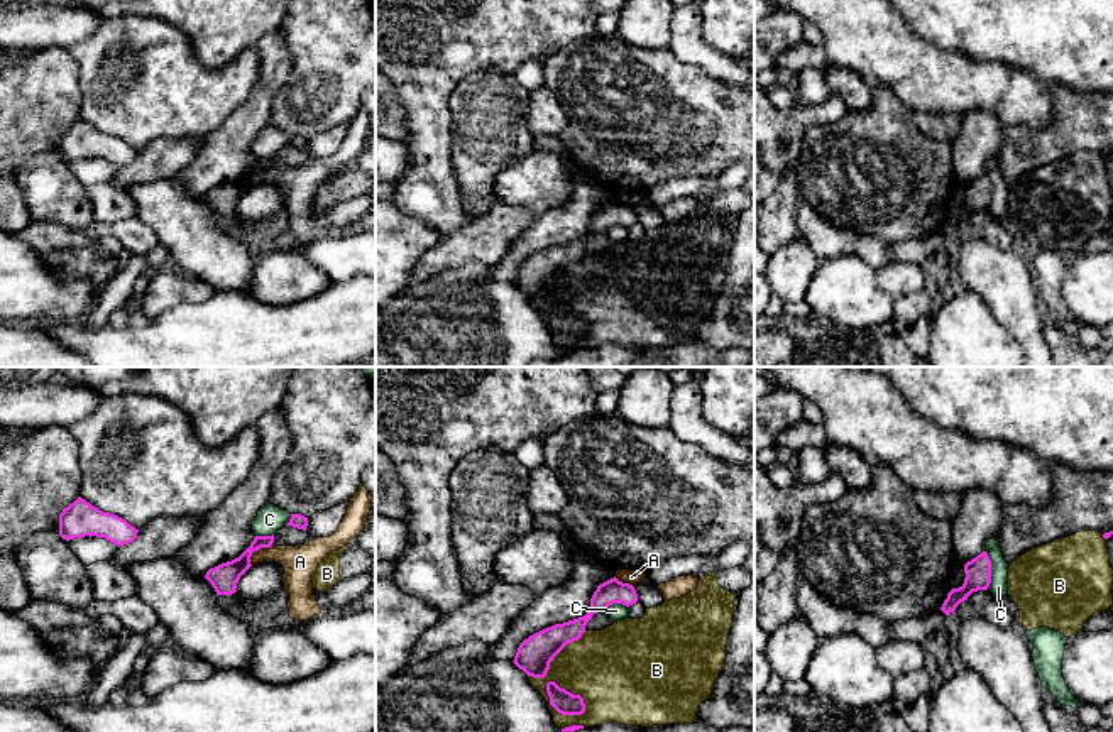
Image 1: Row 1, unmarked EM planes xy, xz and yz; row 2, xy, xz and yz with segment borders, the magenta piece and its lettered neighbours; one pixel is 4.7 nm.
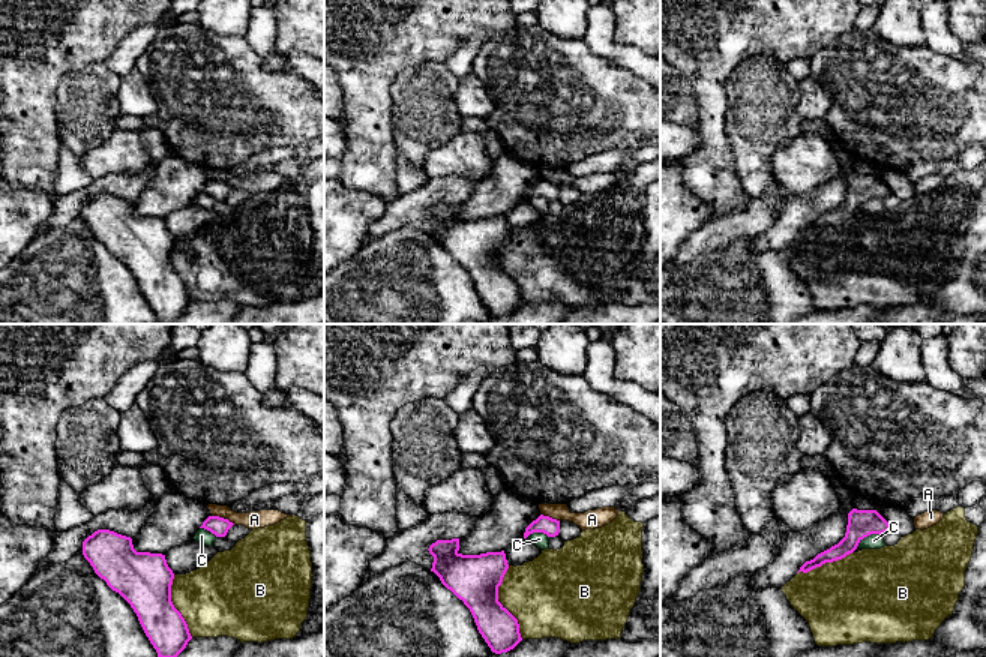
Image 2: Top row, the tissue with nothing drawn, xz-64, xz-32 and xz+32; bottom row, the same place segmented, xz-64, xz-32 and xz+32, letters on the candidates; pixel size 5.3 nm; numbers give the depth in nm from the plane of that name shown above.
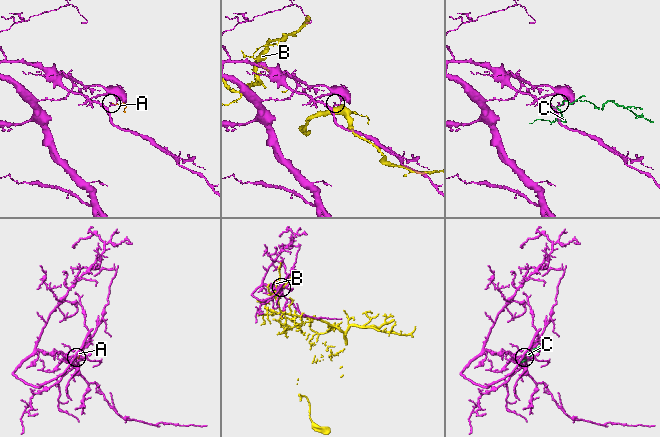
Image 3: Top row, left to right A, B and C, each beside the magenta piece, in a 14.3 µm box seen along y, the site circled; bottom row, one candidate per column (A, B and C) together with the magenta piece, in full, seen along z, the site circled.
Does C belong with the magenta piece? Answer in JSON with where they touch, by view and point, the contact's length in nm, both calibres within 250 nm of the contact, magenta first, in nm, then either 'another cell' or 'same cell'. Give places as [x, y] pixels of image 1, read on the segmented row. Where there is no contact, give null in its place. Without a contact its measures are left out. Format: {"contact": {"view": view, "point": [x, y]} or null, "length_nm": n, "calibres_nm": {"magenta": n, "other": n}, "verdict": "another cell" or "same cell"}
{"contact": {"view": "yz", "point": [990, 570]}, "length_nm": 180, "calibres_nm": {"magenta": 130, "other": 90}, "verdict": "another cell"}

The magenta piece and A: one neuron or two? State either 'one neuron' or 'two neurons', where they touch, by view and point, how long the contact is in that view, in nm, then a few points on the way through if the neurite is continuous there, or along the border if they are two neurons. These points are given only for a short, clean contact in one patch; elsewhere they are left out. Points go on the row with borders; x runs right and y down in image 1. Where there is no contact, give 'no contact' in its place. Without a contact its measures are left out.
two neurons | xy (257, 548) | 150 nm | along xy (273, 545), (257, 548), (249, 563)

